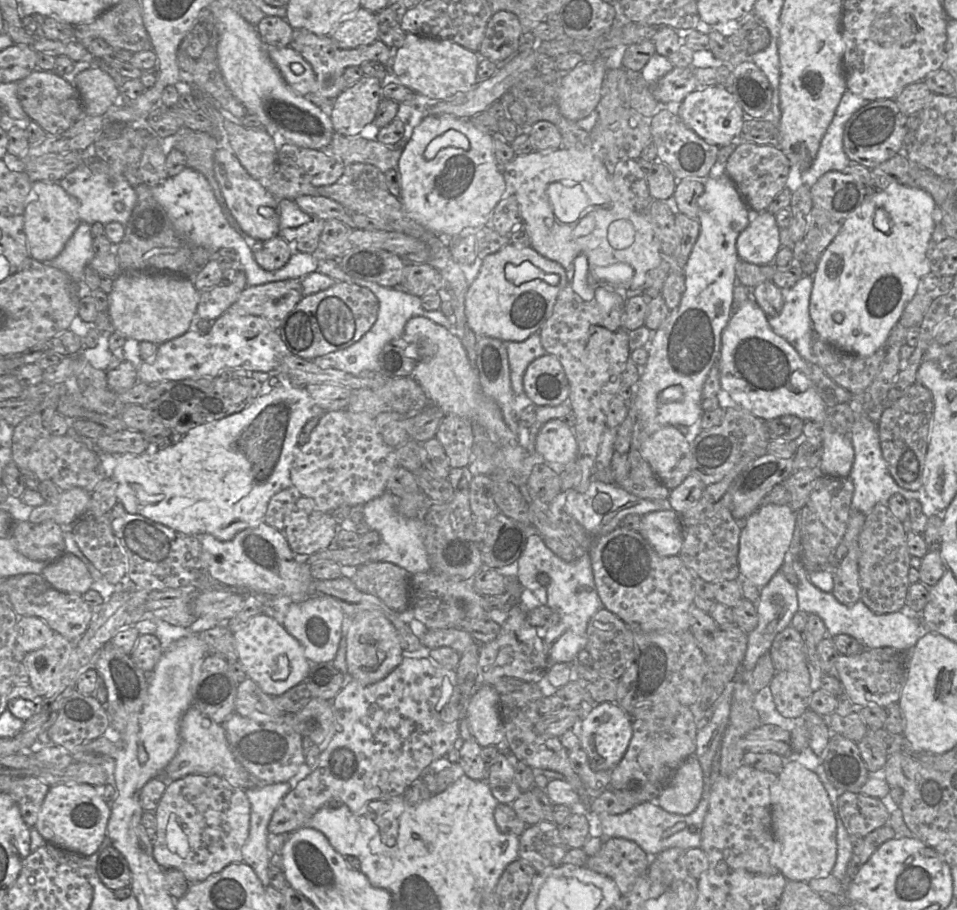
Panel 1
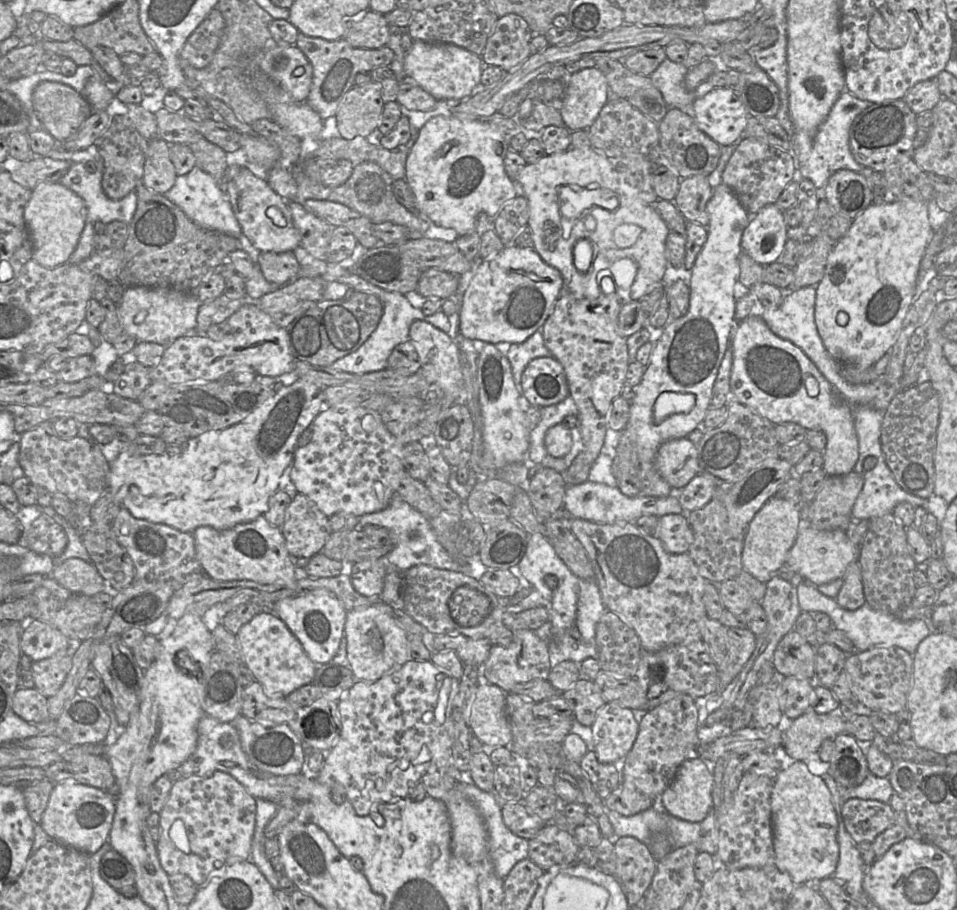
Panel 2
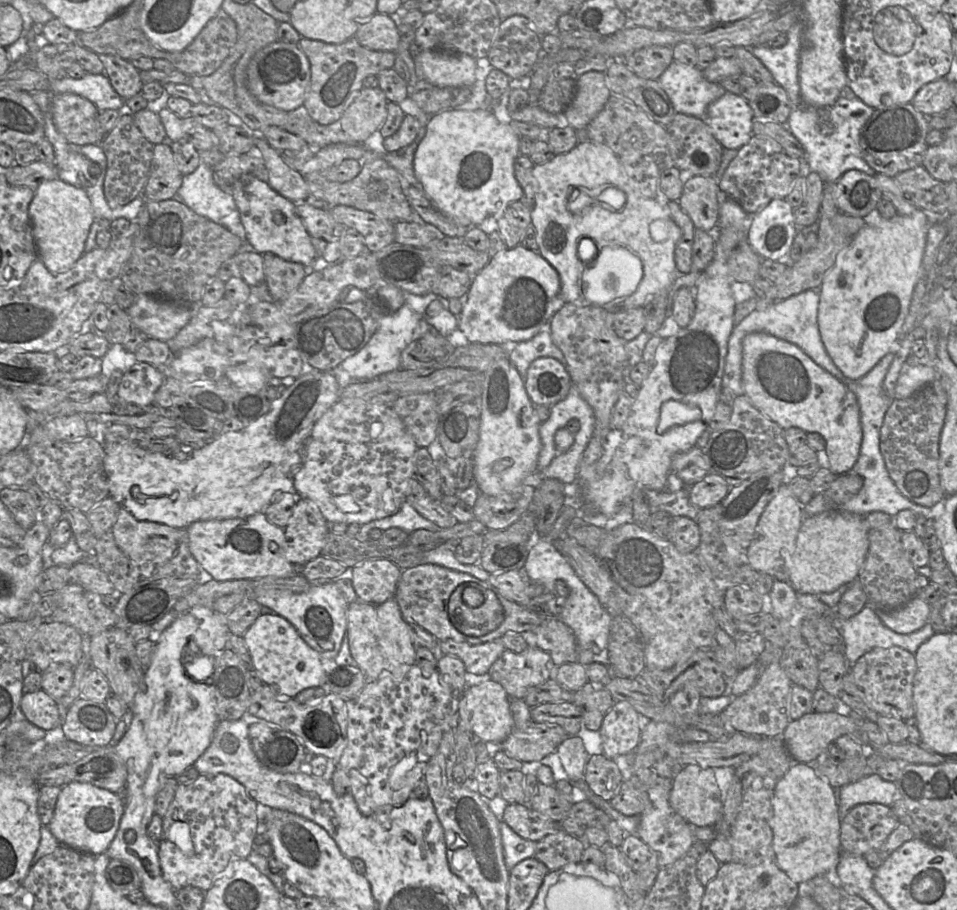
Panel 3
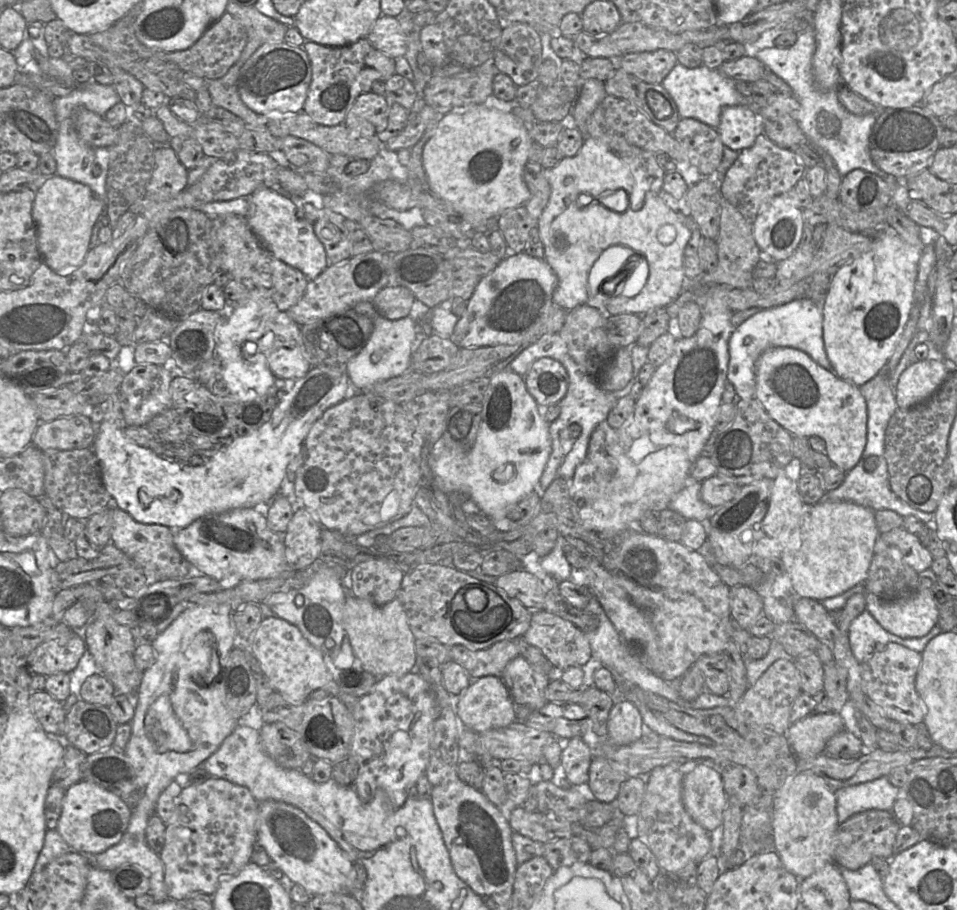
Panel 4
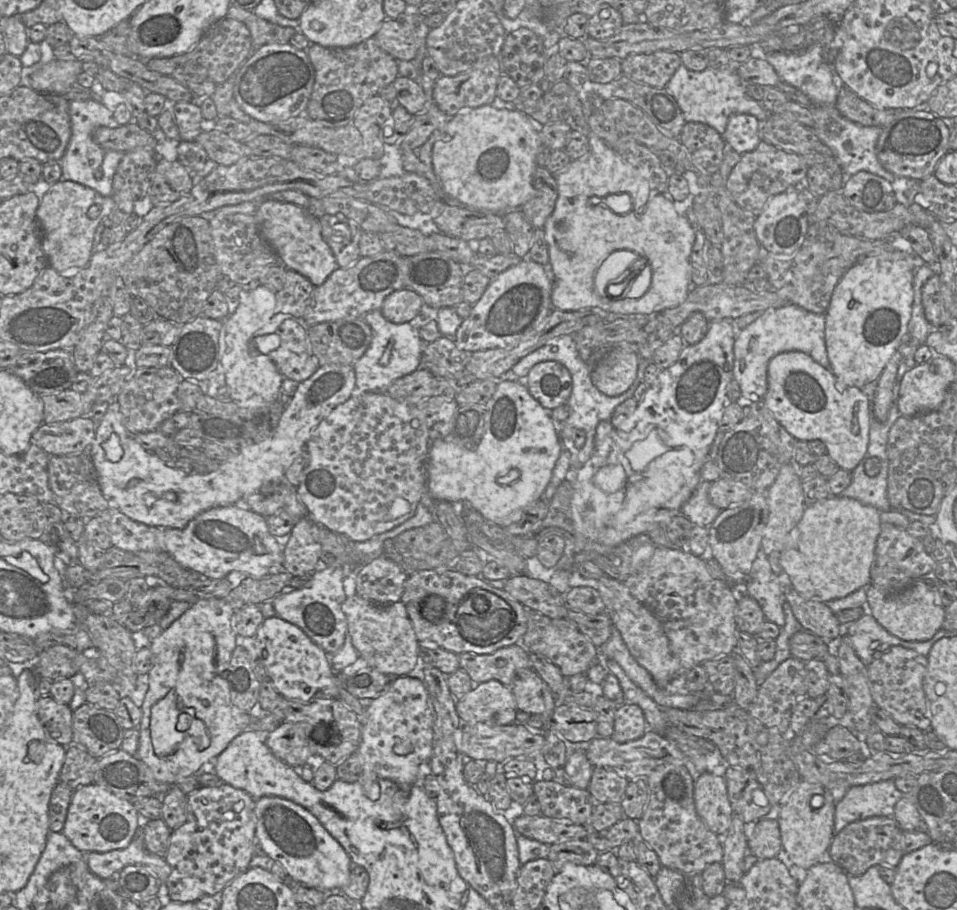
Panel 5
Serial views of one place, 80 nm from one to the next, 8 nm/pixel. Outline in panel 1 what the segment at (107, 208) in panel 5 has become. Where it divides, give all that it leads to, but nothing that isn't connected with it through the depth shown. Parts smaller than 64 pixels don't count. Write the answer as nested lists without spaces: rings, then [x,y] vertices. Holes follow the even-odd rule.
[[[33,182],[24,210],[24,233],[29,256],[45,262],[55,258],[64,248],[81,220],[78,201],[56,182]]]

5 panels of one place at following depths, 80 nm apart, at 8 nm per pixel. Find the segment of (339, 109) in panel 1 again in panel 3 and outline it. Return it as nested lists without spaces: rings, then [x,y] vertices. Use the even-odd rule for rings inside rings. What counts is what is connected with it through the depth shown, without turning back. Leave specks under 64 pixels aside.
[[[363,87],[343,112],[339,122],[354,143],[363,144],[387,117],[388,100],[380,87]]]

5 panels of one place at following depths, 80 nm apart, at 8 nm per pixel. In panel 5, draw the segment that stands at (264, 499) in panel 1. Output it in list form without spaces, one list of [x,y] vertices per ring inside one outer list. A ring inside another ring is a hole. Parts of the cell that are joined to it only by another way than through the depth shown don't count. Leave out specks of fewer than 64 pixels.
[[[324,365],[308,379],[299,382],[291,402],[284,410],[275,432],[261,442],[231,451],[230,456],[219,467],[208,474],[186,473],[167,466],[155,455],[138,444],[122,423],[117,402],[112,402],[100,423],[95,423],[95,438],[89,448],[98,476],[102,494],[130,519],[158,528],[182,529],[202,512],[218,506],[242,504],[245,497],[258,491],[266,483],[285,480],[285,472],[293,460],[302,452],[319,423],[338,405],[347,401],[356,388],[356,376],[352,365]]]

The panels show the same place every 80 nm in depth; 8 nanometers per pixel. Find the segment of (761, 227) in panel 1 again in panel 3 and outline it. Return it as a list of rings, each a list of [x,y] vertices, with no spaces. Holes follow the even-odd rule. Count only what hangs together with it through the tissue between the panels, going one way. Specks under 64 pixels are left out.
[[[774,199],[749,217],[748,241],[761,259],[779,261],[789,255],[797,234],[793,209],[785,199]]]

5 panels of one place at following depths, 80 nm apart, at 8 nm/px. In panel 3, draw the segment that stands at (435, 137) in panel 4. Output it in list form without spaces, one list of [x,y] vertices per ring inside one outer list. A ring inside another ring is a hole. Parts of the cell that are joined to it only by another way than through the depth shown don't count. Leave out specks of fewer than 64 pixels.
[[[448,109],[430,117],[426,134],[415,152],[414,172],[426,195],[443,214],[466,228],[478,227],[485,218],[524,197],[514,175],[514,162],[520,155],[519,142],[520,137],[509,124],[500,122],[491,111]]]

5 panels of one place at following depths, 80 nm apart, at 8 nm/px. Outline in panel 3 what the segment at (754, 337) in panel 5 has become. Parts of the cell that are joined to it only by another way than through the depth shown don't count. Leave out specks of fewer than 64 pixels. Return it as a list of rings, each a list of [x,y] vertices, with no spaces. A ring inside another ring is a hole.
[[[818,289],[807,290],[787,299],[776,301],[769,305],[765,310],[755,310],[739,325],[734,325],[728,341],[728,353],[726,355],[722,377],[722,388],[728,388],[735,396],[744,395],[742,382],[742,341],[747,334],[752,332],[765,332],[778,339],[792,343],[805,352],[817,365],[840,381],[848,386],[849,384],[854,383],[854,381],[848,381],[844,377],[842,372],[833,363],[824,347],[818,328],[818,305]]]

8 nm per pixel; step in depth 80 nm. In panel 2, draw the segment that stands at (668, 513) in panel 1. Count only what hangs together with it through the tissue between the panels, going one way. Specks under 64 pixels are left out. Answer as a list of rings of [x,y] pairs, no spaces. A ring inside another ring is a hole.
[[[685,513],[660,516],[654,534],[664,549],[672,554],[687,553],[693,540],[693,531]]]

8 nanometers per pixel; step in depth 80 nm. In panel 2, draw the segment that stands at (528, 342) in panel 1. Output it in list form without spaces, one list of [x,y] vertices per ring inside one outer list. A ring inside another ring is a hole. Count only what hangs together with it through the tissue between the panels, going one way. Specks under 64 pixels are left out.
[[[542,330],[533,333],[522,343],[511,343],[507,352],[507,358],[512,367],[512,374],[515,384],[519,387],[522,375],[527,365],[539,357],[551,357],[551,352],[544,344]]]

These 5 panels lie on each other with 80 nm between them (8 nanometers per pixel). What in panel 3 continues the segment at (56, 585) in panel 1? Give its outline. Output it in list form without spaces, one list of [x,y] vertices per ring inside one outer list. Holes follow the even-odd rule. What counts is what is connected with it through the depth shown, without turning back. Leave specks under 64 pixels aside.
[[[77,562],[70,566],[71,583],[78,584],[84,589],[100,596],[117,593],[107,575],[97,566],[85,562]]]

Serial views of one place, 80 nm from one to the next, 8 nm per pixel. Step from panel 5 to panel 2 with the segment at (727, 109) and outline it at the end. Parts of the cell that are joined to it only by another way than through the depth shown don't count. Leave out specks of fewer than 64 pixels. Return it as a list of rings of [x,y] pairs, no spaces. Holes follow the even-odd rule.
[[[666,58],[649,77],[670,108],[679,109],[694,117],[693,103],[697,95],[695,91],[689,91],[685,87],[687,71],[684,64]]]

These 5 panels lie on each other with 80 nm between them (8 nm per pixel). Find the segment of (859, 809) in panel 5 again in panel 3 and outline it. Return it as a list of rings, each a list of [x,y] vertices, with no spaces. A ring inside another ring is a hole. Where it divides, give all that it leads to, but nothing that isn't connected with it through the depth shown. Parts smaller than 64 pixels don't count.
[[[877,774],[865,776],[856,782],[833,789],[840,822],[848,811],[856,805],[879,803],[891,807],[894,800],[897,799],[895,783],[883,780]]]

